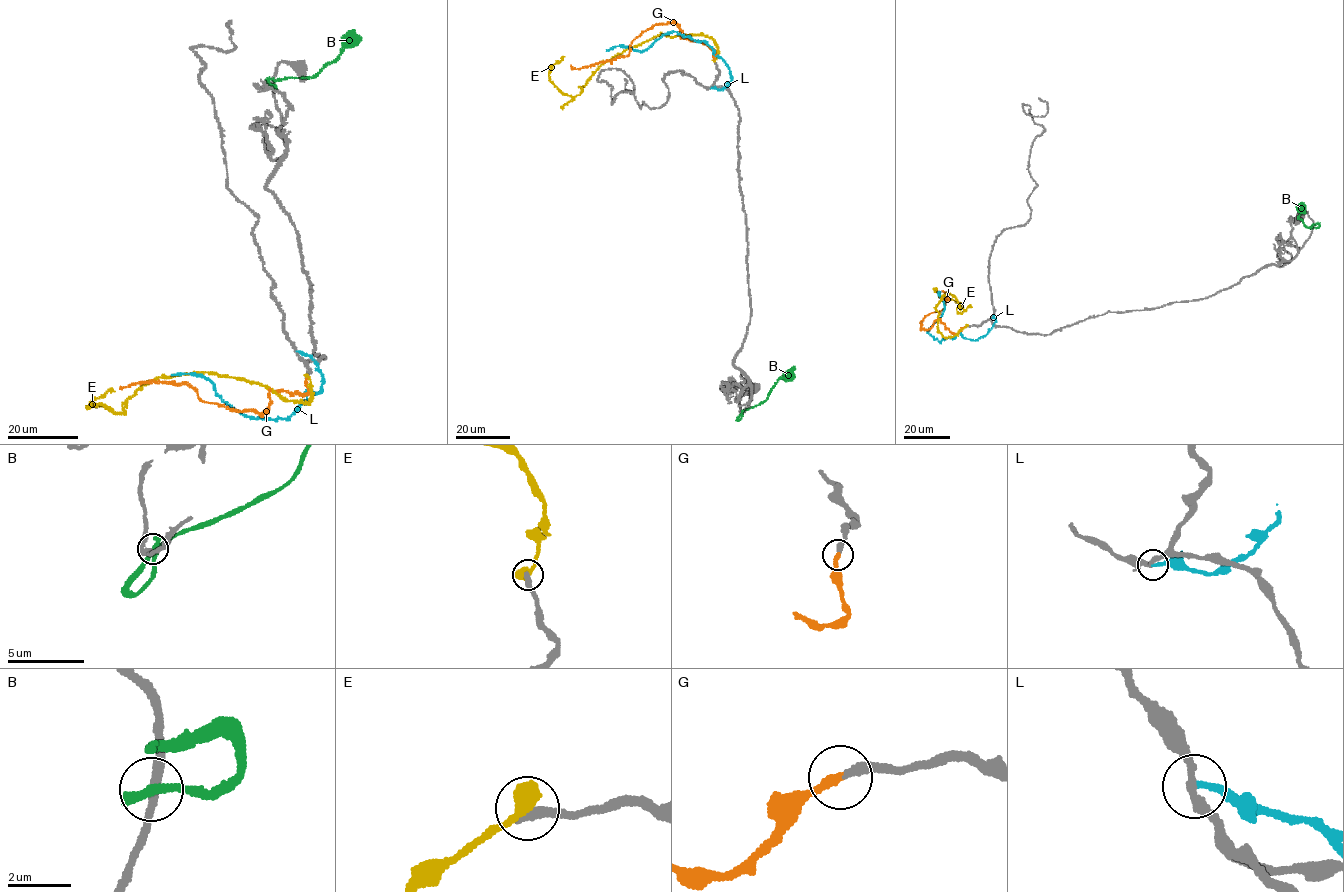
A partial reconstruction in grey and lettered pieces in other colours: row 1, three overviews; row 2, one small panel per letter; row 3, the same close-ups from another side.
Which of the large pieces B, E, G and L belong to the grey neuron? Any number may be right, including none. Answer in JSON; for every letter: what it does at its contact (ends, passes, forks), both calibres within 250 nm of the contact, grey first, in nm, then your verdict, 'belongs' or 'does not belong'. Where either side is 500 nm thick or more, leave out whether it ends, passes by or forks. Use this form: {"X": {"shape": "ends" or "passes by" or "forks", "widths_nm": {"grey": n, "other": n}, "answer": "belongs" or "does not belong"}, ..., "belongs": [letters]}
{"B": {"shape": "ends", "widths_nm": {"grey": 240, "other": 360}, "answer": "does not belong"}, "E": {"widths_nm": {"grey": 360, "other": 600}, "answer": "does not belong"}, "G": {"shape": "ends", "widths_nm": {"grey": 280, "other": 240}, "answer": "belongs"}, "L": {"shape": "ends", "widths_nm": {"grey": 240, "other": 220}, "answer": "does not belong"}, "belongs": ["G"]}

